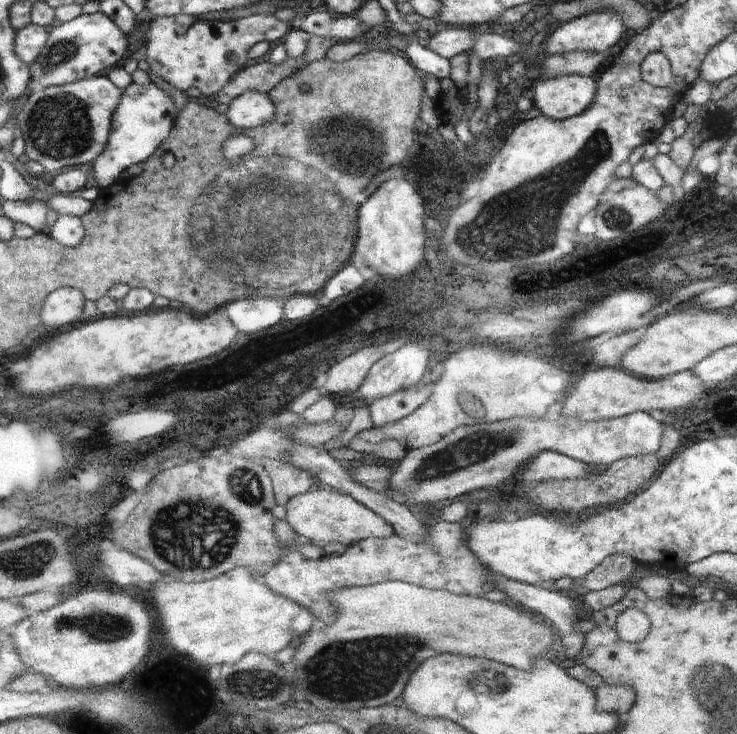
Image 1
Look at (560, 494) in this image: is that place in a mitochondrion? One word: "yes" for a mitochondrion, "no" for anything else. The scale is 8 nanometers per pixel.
yes

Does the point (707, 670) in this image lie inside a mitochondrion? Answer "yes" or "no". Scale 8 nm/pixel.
yes

